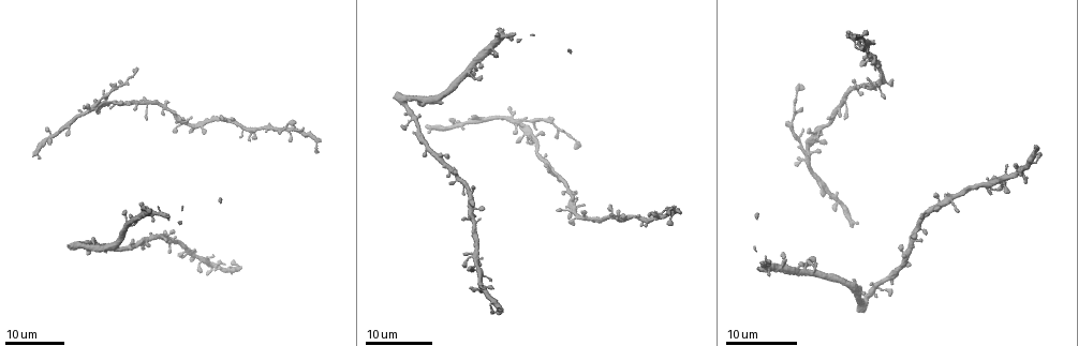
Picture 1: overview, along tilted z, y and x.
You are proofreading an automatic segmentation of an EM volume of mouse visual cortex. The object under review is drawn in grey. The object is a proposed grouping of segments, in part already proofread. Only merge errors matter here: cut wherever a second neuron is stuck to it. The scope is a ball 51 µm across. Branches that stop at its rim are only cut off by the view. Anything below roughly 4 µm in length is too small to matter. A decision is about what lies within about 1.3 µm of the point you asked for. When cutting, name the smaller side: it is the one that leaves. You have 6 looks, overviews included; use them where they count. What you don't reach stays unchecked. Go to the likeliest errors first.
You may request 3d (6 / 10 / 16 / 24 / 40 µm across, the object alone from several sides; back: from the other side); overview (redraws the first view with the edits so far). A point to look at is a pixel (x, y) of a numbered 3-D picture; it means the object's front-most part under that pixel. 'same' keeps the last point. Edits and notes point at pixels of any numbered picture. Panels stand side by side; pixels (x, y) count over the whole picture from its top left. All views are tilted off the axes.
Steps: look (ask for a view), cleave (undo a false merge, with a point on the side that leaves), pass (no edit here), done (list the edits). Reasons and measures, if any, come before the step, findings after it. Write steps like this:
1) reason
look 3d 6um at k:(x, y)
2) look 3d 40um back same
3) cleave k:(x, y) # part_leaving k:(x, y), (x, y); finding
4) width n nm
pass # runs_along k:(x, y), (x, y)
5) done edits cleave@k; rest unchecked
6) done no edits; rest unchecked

side arm on a straight run
look 3d 16um at 1:(523, 121)

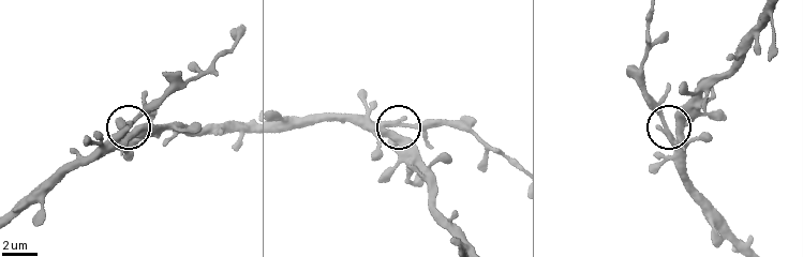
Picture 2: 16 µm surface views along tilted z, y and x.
look 3d 10um at 2:(392, 123)

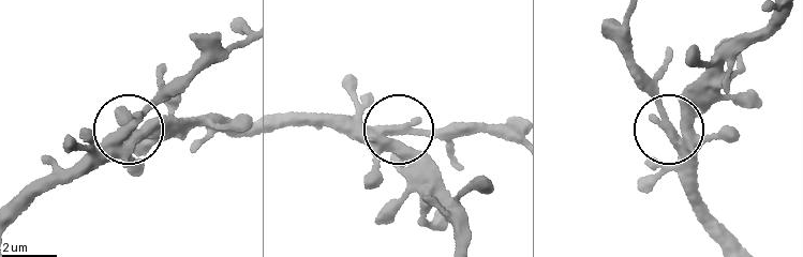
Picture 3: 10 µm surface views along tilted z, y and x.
arms 3
pass # one neuron here

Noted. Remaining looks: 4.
look 3d 16um at 1:(181, 126)

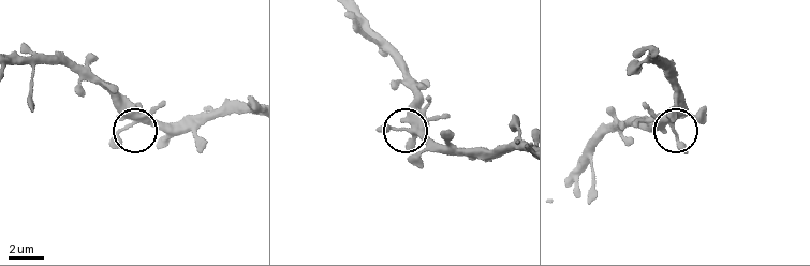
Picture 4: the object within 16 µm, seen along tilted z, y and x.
look 3d 6um at 4:(128, 126)

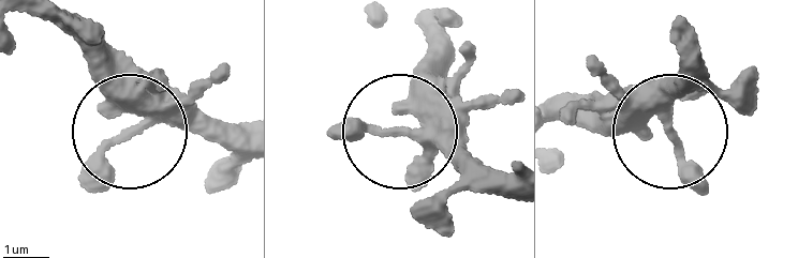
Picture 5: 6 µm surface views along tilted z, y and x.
arms 3
pass # all the same neuron

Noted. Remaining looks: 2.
done no edits; rest unchecked

